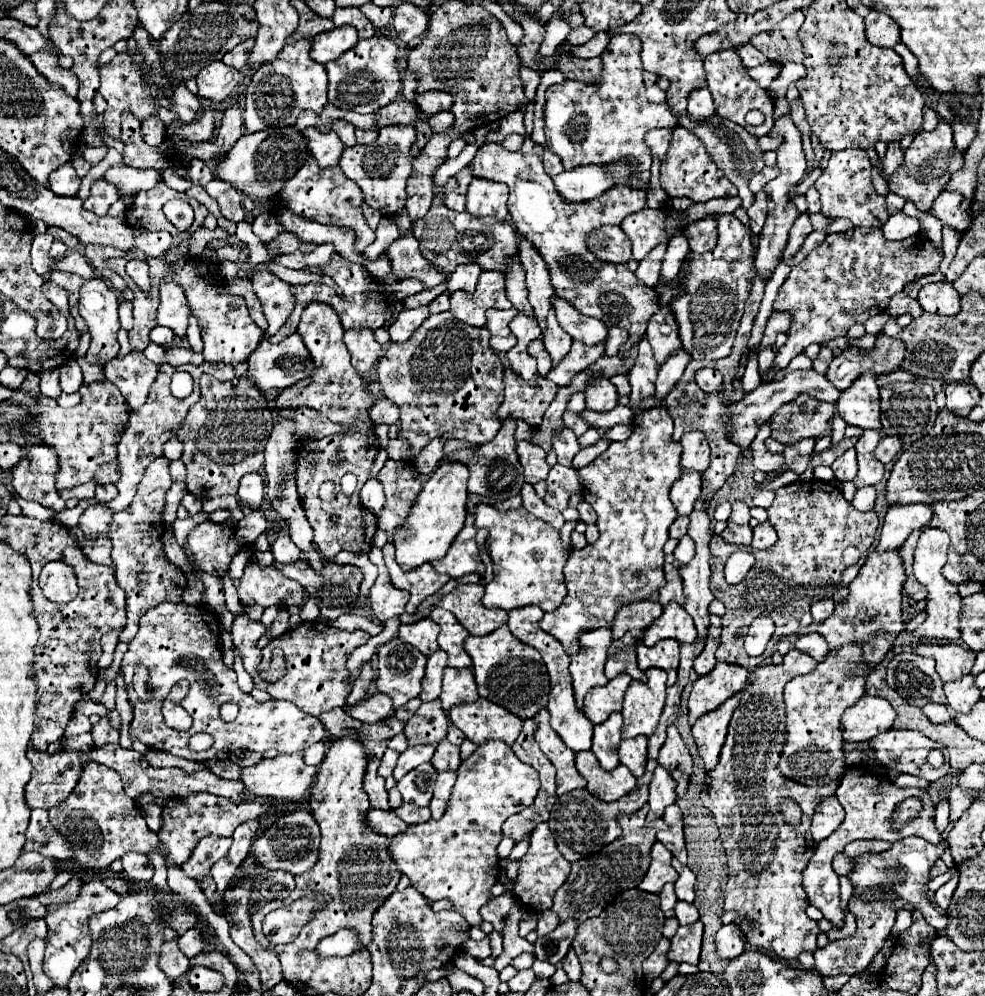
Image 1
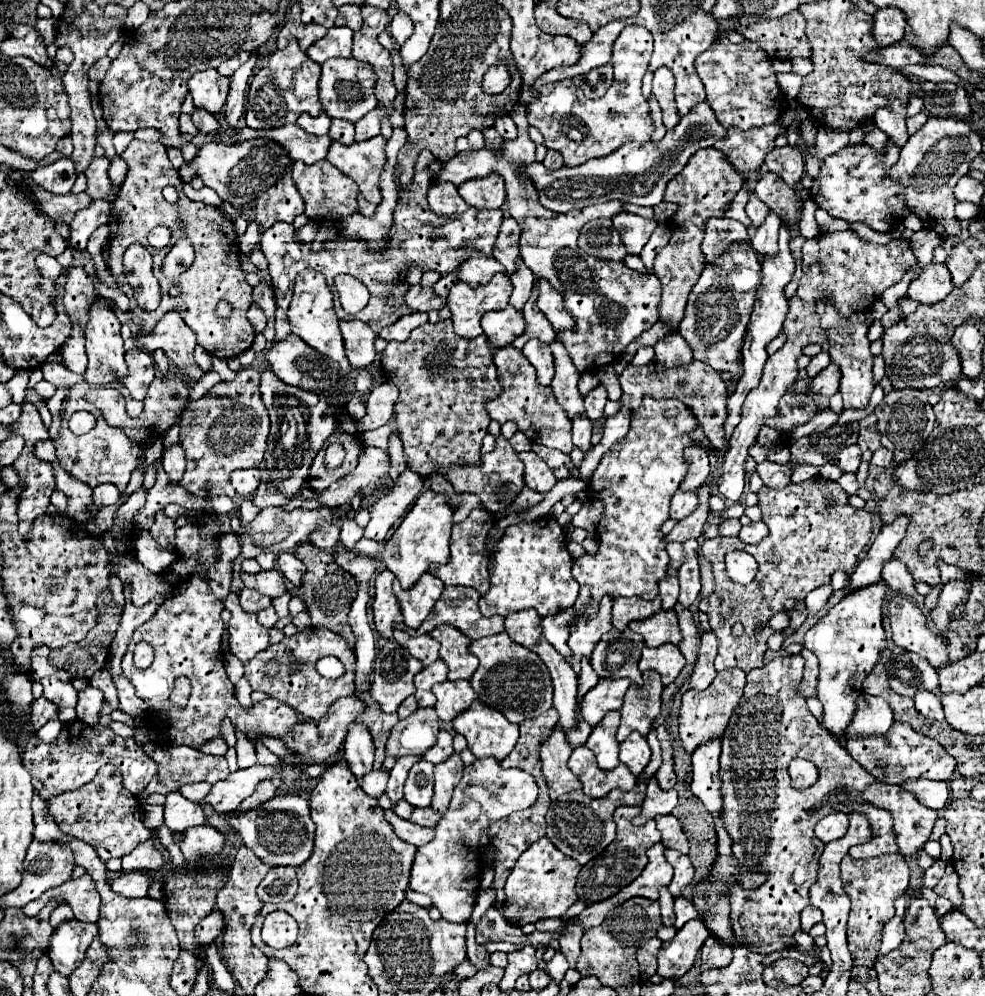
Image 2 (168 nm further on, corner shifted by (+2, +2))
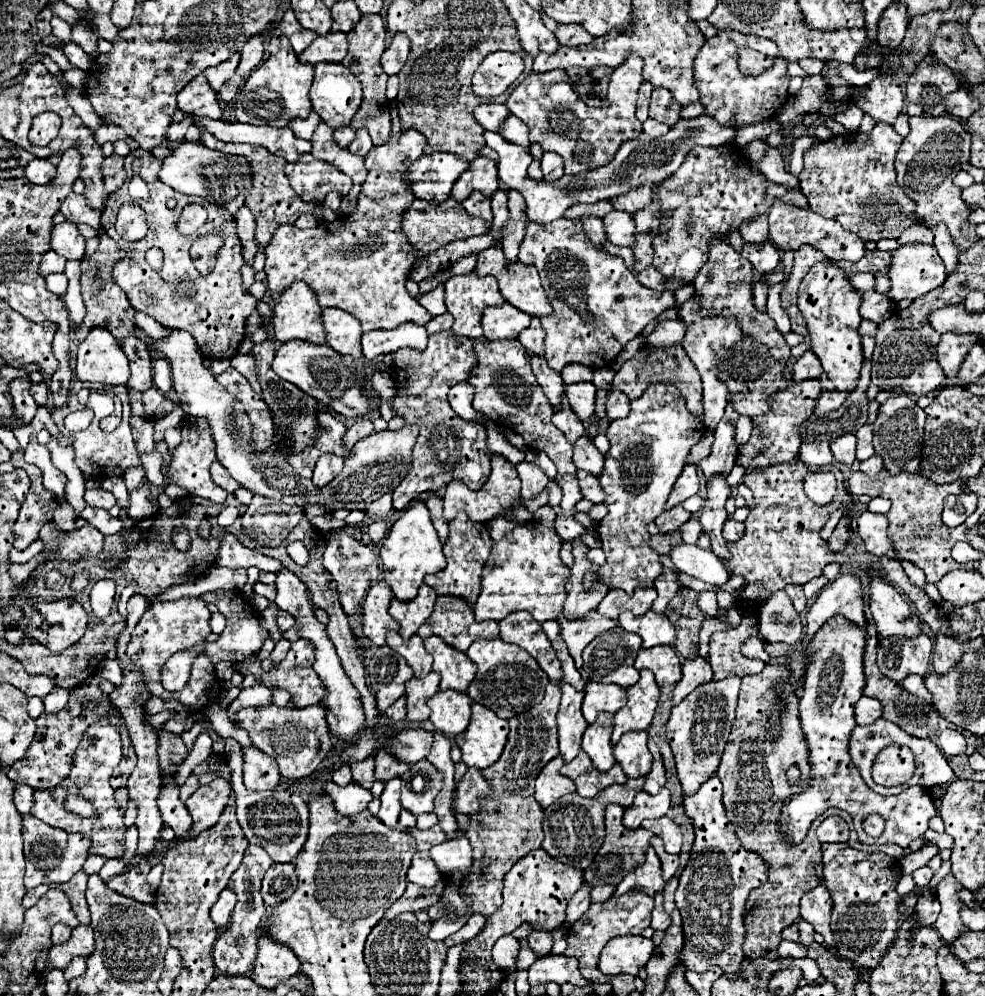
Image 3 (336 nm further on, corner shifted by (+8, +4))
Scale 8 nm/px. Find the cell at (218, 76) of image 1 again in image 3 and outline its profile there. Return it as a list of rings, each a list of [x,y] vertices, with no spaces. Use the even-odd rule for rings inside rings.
[[[198,75],[180,91],[178,95],[178,109],[184,111],[186,115],[200,115],[200,117],[210,117],[210,119],[220,119],[222,109],[218,105],[216,93],[212,87],[208,87],[208,81],[204,75]]]

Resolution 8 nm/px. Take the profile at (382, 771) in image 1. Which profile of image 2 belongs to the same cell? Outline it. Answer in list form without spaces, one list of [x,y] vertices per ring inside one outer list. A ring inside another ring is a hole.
[[[376,769],[376,771],[370,771],[366,777],[362,777],[360,787],[370,797],[380,797],[386,789],[386,783],[388,783],[388,771],[386,769]]]

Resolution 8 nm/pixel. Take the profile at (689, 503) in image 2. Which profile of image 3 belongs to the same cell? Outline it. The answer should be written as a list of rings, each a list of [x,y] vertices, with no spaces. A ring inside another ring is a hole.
[[[680,505],[680,507],[672,507],[670,511],[664,511],[654,523],[658,525],[662,535],[670,535],[670,533],[676,533],[690,517],[692,515]]]

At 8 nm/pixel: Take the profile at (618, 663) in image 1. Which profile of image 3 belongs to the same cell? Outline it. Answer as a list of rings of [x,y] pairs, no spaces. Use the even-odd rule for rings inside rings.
[[[614,627],[598,635],[584,649],[582,669],[588,673],[590,681],[596,683],[616,683],[624,689],[638,681],[638,669],[634,669],[634,659],[642,639],[638,635],[626,633]]]

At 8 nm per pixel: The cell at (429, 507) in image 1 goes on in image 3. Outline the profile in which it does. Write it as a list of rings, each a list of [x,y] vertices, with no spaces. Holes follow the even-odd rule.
[[[422,501],[406,509],[404,515],[392,525],[390,535],[384,539],[380,547],[380,559],[384,569],[384,581],[392,589],[394,597],[400,601],[412,601],[418,595],[424,577],[430,573],[438,573],[446,567],[446,559],[442,555],[442,543],[430,521],[430,513]]]

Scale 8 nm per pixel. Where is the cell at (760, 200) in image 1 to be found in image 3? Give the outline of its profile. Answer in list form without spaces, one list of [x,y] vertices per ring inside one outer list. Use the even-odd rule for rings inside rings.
[[[746,243],[740,255],[752,263],[754,271],[760,277],[772,273],[778,267],[778,263],[780,263],[780,253],[778,253],[778,249],[772,243],[766,243],[762,249],[756,249],[756,247]]]

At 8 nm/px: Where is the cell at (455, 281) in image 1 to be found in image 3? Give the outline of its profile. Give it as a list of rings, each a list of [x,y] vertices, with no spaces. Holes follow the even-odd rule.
[[[490,247],[482,253],[478,253],[478,263],[476,263],[476,273],[480,277],[484,275],[494,275],[500,283],[500,291],[502,291],[502,297],[514,305],[516,309],[528,313],[528,315],[534,315],[534,317],[540,317],[540,315],[548,315],[552,313],[552,305],[548,303],[548,297],[544,295],[544,289],[540,285],[540,277],[538,277],[538,271],[536,267],[532,265],[524,265],[520,261],[508,261],[502,253],[500,247]]]

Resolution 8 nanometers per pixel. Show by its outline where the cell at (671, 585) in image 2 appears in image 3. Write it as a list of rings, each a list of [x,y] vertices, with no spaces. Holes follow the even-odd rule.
[[[664,567],[662,573],[654,581],[654,589],[658,591],[658,597],[656,597],[654,605],[652,605],[652,611],[654,613],[664,613],[664,609],[668,607],[668,603],[672,601],[672,597],[676,595],[676,591],[680,589],[676,573],[672,569]]]

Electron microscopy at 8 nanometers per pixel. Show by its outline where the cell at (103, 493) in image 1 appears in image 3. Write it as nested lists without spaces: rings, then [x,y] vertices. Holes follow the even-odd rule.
[[[88,489],[84,493],[84,499],[90,507],[102,507],[102,509],[110,509],[116,505],[116,497],[110,491],[104,489]]]

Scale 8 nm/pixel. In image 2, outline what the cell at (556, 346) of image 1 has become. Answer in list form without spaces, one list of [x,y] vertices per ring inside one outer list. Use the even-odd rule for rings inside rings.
[[[556,337],[550,343],[550,351],[554,355],[554,367],[556,367],[554,379],[550,383],[554,397],[560,401],[562,407],[566,407],[570,417],[574,417],[574,413],[584,413],[584,409],[582,409],[584,403],[582,403],[582,397],[576,389],[580,373],[572,367],[572,359],[570,359],[564,343],[560,343]]]

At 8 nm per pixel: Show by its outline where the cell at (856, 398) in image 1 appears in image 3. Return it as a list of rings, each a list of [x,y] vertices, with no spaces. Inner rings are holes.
[[[830,261],[816,263],[812,271],[806,273],[798,289],[798,309],[808,325],[812,353],[820,359],[830,381],[840,391],[852,391],[856,387],[860,377],[860,367],[864,361],[858,335],[858,325],[862,321],[858,313],[860,303],[862,299],[848,283],[846,273],[840,271],[840,267]]]

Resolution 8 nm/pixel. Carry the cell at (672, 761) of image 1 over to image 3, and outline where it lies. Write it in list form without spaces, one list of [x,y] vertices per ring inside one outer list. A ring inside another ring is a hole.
[[[648,739],[648,749],[650,749],[652,757],[654,757],[654,765],[652,765],[652,771],[646,775],[646,783],[644,783],[642,789],[646,793],[650,793],[650,795],[656,795],[666,783],[664,765],[662,765],[662,755],[660,755],[660,751],[658,751],[658,747],[656,747],[656,743],[652,739]]]

